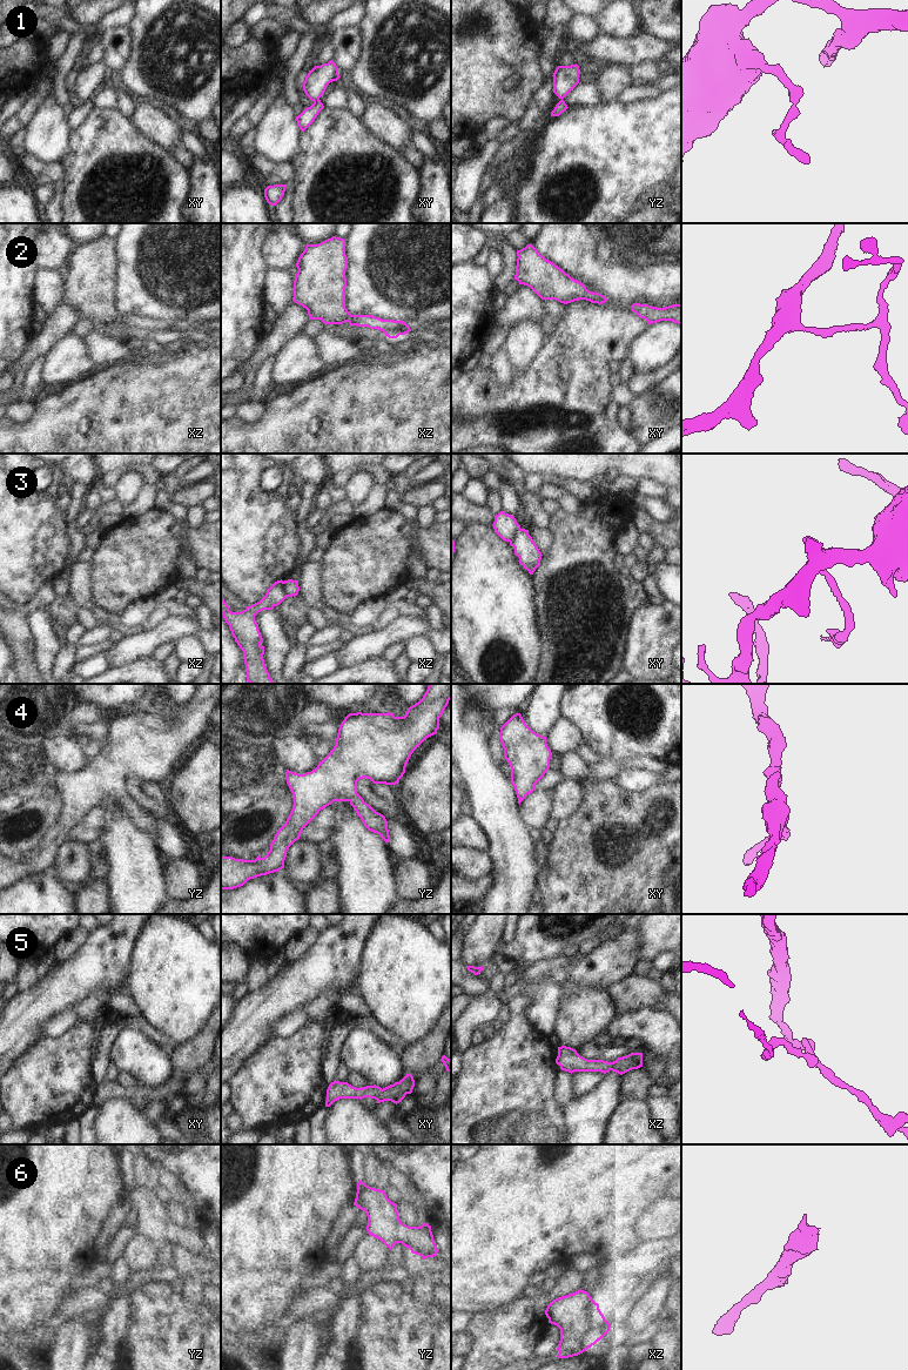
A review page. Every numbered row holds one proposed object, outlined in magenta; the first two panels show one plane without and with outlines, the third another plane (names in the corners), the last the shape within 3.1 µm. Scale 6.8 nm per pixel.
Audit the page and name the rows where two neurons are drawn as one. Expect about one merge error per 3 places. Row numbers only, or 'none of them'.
1, 3.

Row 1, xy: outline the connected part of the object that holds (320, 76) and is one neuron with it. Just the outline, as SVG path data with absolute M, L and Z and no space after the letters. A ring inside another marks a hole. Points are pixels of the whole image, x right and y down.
M331 60L328 63L315 66L309 70L303 82L303 90L311 101L317 101L324 94L327 86L339 79L338 68Z

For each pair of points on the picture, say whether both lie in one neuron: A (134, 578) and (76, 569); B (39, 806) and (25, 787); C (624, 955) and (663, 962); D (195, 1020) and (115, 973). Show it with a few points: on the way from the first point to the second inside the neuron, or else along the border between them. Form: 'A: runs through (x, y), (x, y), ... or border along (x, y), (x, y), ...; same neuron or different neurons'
A: border along (87, 562), (89, 565), (92, 598); different neurons
B: border along (45, 772), (53, 791), (24, 800); different neurons
C: border along (668, 949), (658, 954), (652, 960); different neurons
D: border along (133, 951), (129, 972), (126, 978); different neurons

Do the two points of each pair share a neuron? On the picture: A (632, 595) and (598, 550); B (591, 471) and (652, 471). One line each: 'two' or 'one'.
A: one
B: one

